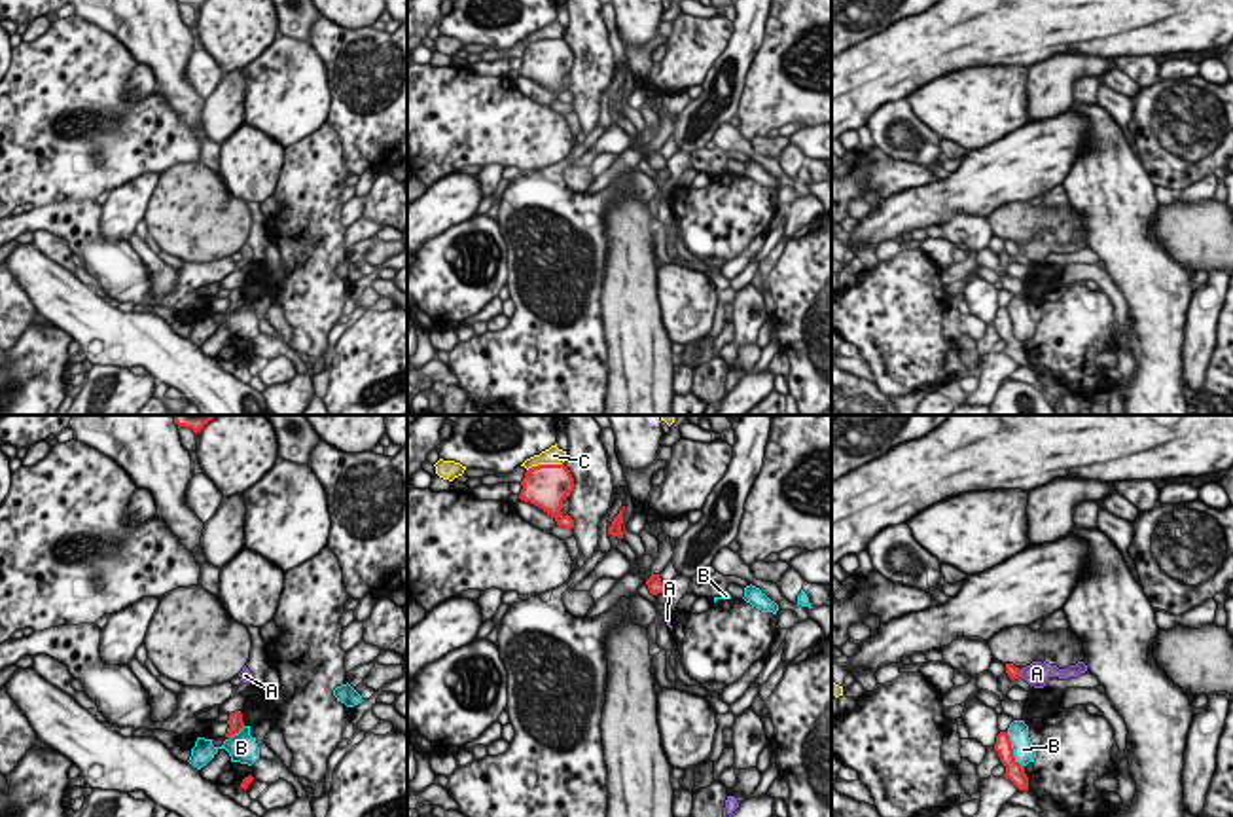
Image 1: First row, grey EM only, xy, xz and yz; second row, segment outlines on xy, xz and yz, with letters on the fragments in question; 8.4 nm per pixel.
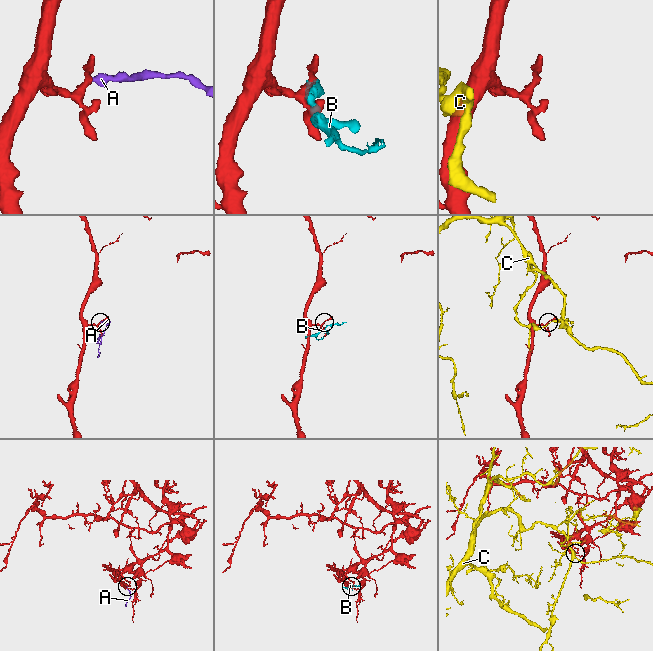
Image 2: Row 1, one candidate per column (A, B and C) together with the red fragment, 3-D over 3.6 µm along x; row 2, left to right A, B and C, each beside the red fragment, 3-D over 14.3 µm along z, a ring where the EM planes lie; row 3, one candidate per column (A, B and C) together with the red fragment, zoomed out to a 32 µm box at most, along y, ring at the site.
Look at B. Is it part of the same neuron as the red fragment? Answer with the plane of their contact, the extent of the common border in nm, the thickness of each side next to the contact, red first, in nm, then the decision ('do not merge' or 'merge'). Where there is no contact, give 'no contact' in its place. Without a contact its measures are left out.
yz | 340 nm | 160/190 nm | do not merge

